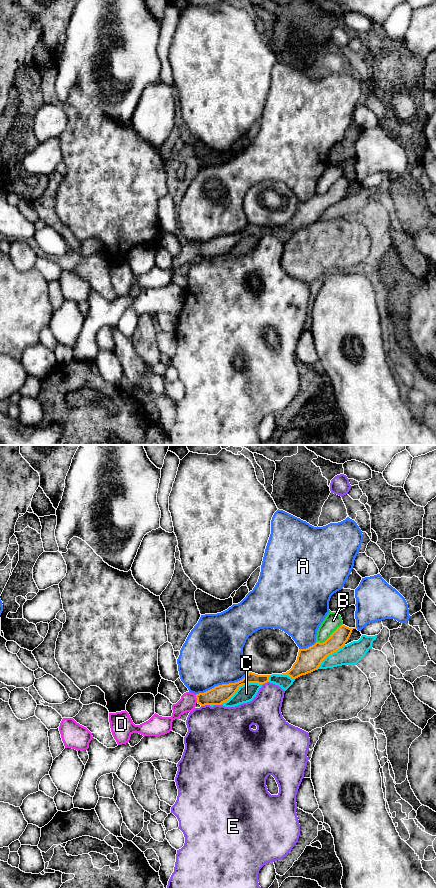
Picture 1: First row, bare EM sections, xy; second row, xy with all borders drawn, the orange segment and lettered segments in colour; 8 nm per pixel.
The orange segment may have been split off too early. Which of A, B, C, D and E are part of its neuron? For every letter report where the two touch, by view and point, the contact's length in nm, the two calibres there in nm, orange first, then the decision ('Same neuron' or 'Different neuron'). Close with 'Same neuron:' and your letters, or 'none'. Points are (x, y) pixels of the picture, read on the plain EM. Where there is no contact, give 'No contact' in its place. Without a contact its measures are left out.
A: Touches orange at xy (222, 236). Shared border 480 nm. Thickness 150 nm (orange) against 480 nm. Different neuron
B: Touches orange at xy (330, 188). Shared border 260 nm. Thickness 190 nm (orange) against 140 nm. Different neuron
C: Touches orange at xy (240, 237). Shared border 380 nm. Thickness 150 nm (orange) against 140 nm. Different neuron
D: Touches orange at xy (197, 251). Shared border 70 nm. Thickness 150 nm (orange) against 140 nm. Same neuron
E: Touches orange at xy (205, 256). Shared border 70 nm. Thickness 150 nm (orange) against 440 nm. Different neuron
Same neuron: D

